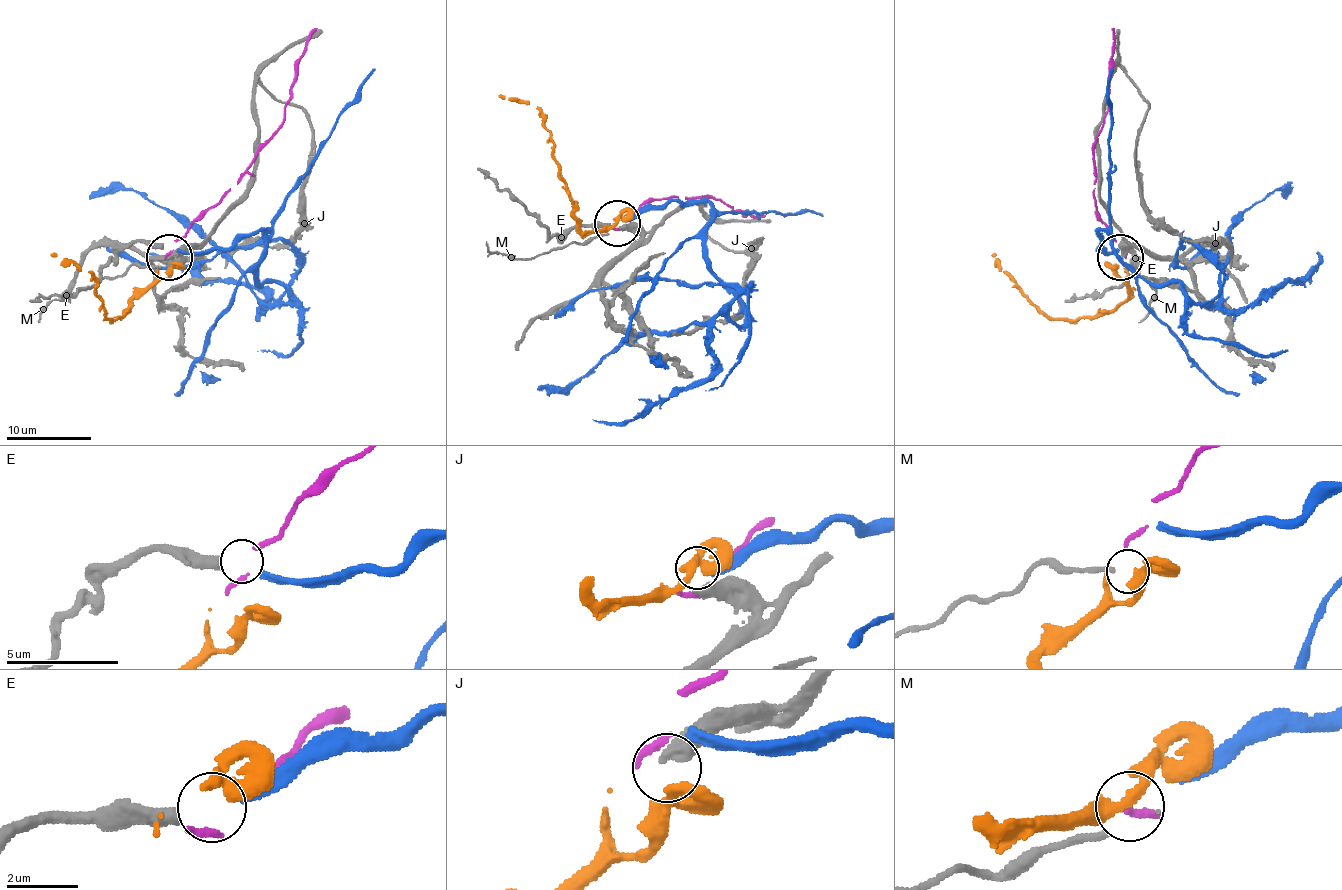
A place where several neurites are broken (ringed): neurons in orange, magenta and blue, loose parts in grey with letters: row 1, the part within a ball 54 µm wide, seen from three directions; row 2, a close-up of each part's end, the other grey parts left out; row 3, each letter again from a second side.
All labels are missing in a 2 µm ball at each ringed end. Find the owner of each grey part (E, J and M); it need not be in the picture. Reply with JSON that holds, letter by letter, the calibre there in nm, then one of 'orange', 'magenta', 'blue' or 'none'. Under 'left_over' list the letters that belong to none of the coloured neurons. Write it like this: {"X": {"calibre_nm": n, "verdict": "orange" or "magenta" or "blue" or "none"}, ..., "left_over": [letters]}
{"E": {"calibre_nm": 420, "verdict": "blue"}, "J": {"calibre_nm": 600, "verdict": "orange"}, "M": {"calibre_nm": 240, "verdict": "magenta"}, "left_over": []}

